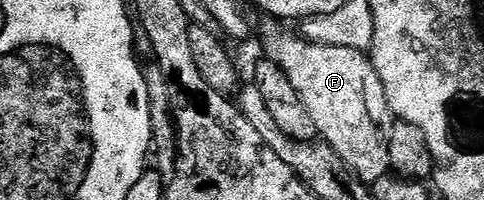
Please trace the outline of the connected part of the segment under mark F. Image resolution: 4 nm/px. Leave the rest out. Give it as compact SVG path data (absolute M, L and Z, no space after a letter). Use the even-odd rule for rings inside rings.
M277 19L262 23L264 56L274 61L291 79L291 87L299 91L311 119L315 119L320 140L326 141L362 181L372 183L386 176L391 169L389 131L395 118L372 60L362 50L315 43L281 25Z

